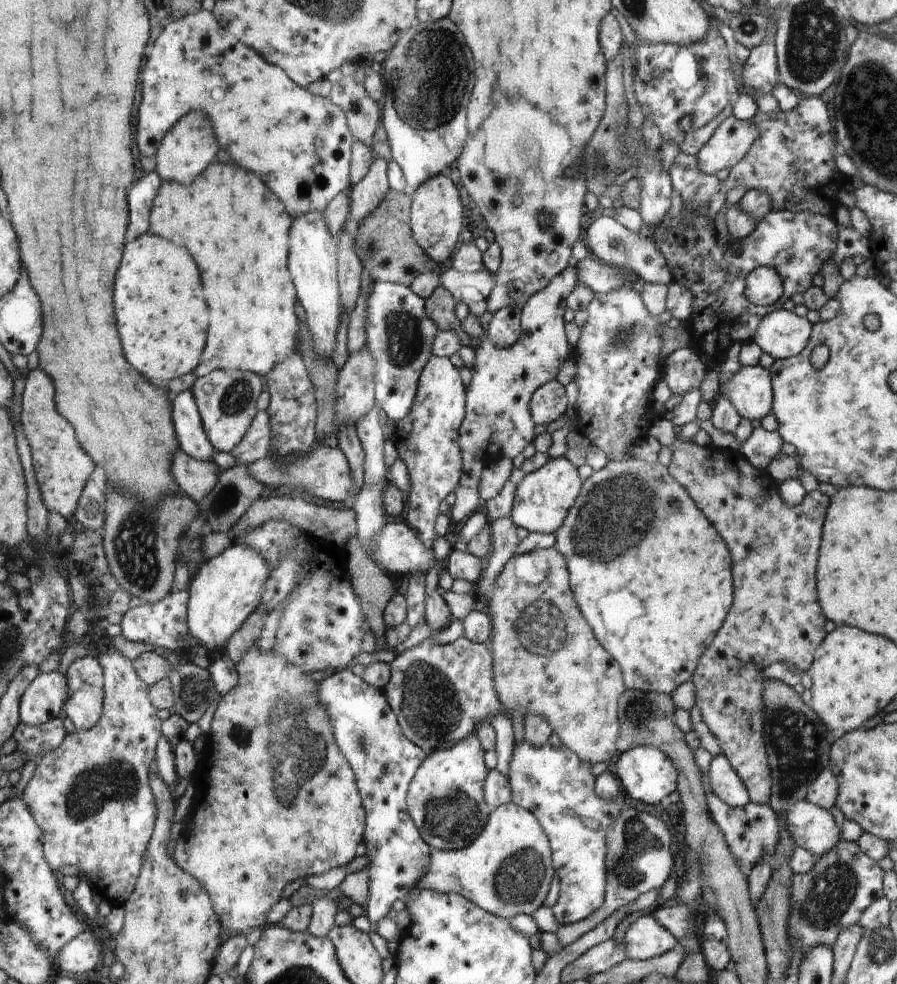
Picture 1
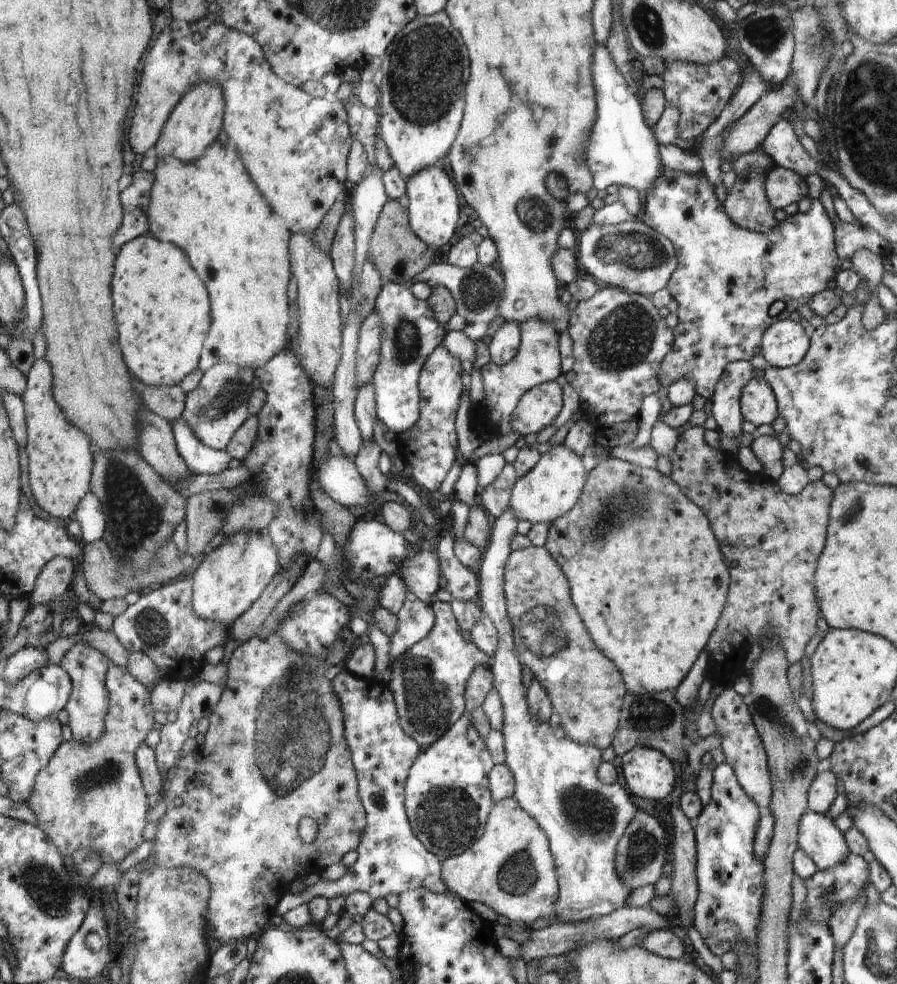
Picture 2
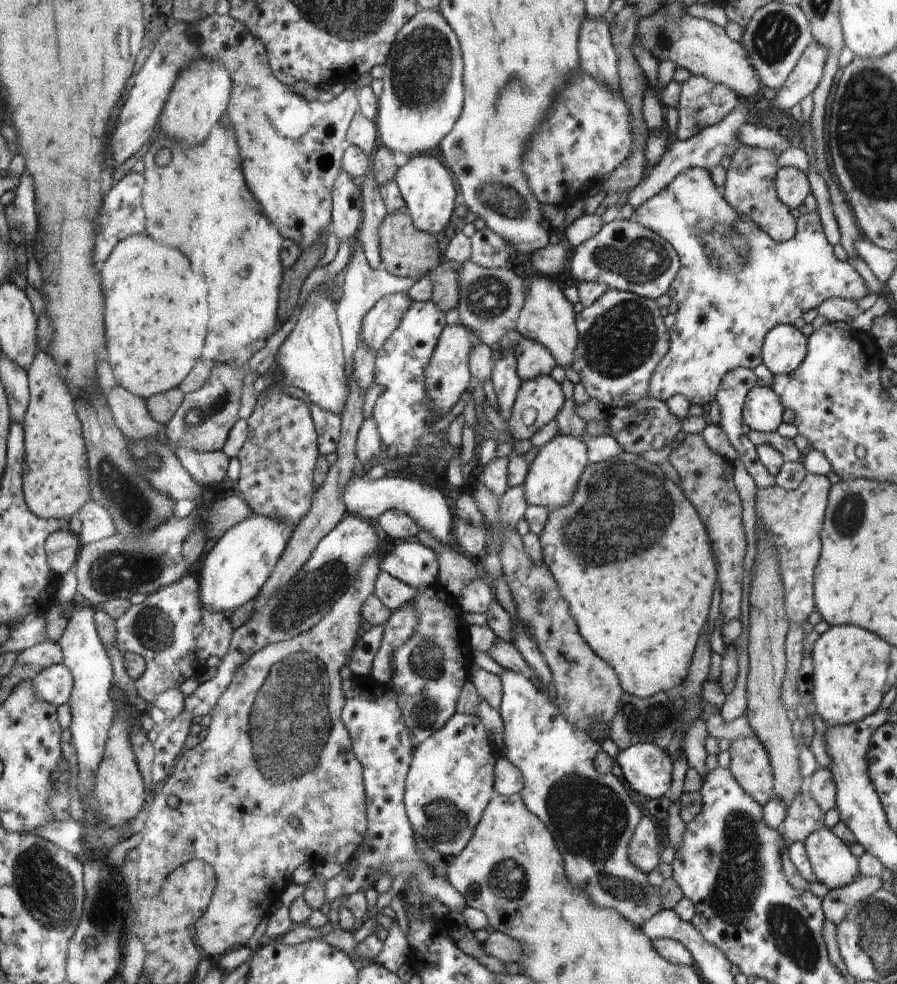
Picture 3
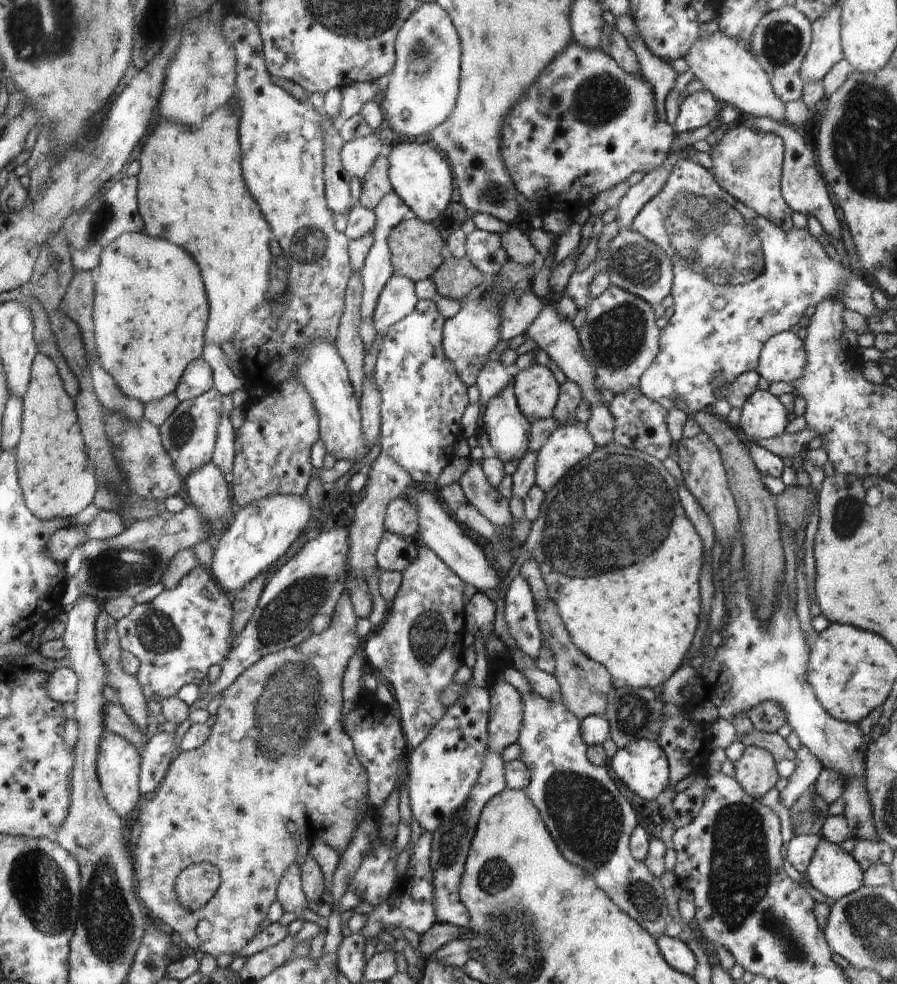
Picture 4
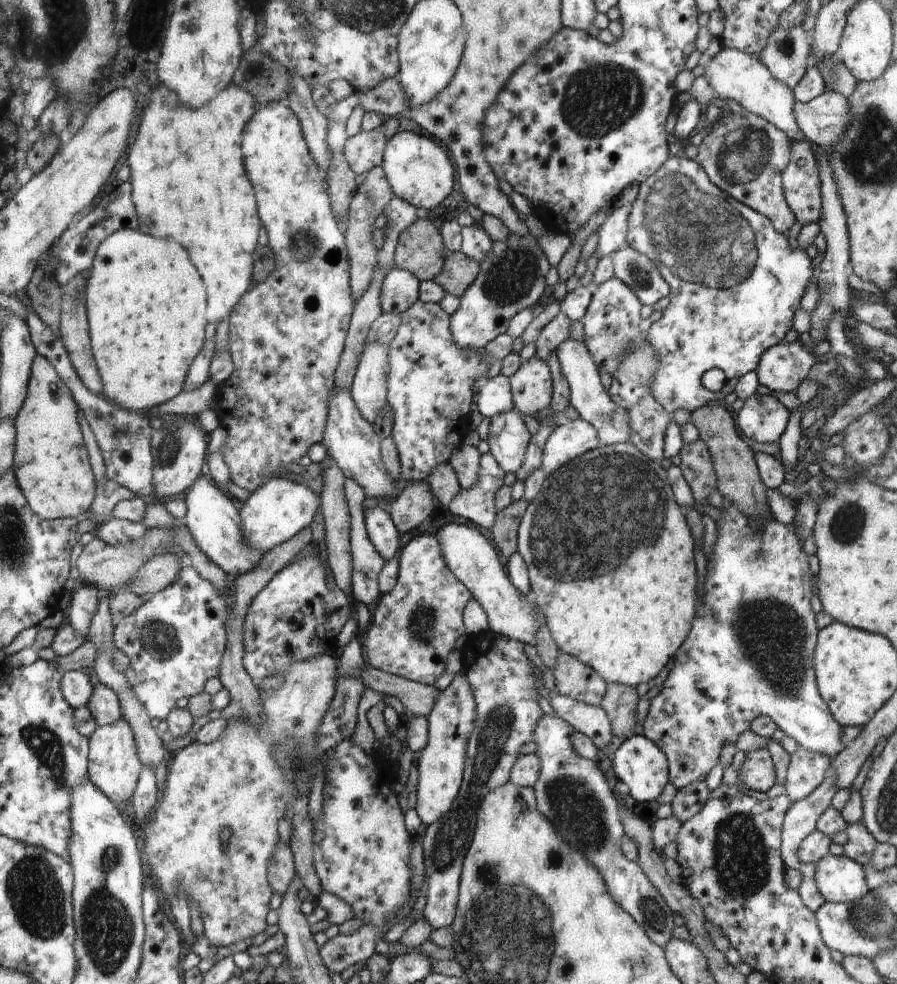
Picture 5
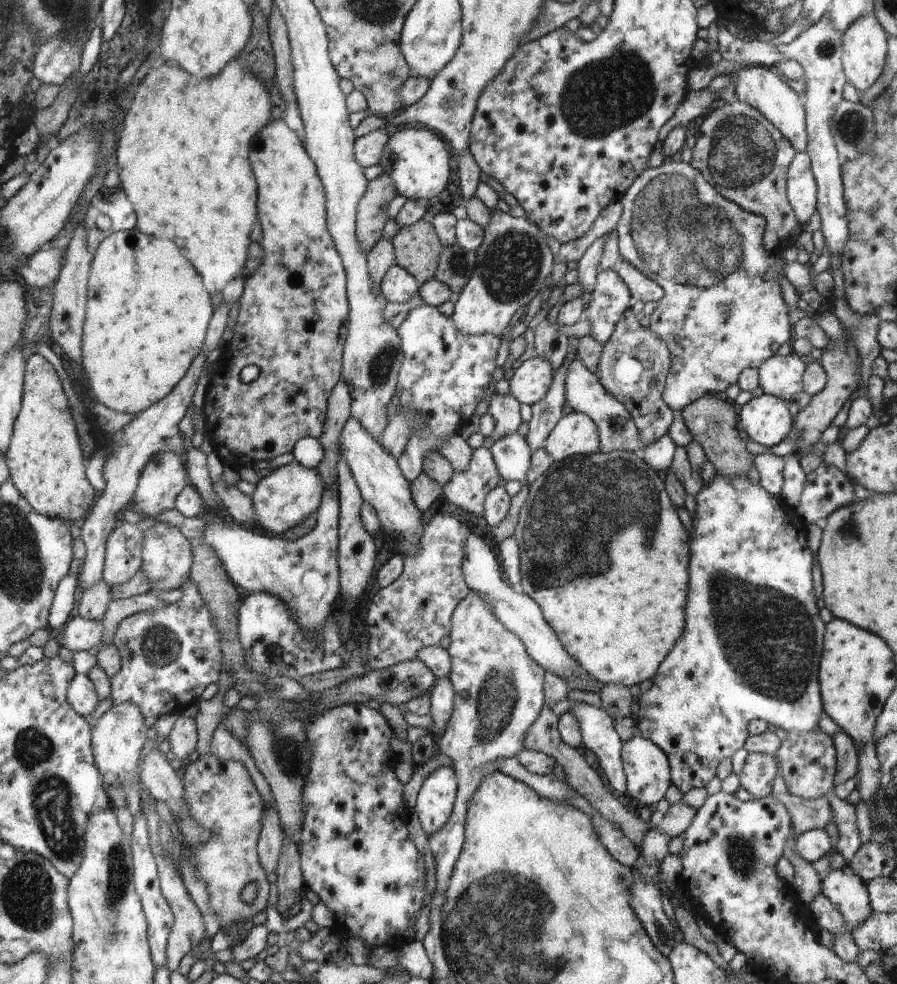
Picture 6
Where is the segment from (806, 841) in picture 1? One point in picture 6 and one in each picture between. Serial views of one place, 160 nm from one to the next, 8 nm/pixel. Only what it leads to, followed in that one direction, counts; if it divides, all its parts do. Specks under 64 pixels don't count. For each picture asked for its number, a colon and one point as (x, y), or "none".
2: (818, 836)
3: (833, 864)
4: (835, 873)
5: (839, 879)
6: (846, 890)

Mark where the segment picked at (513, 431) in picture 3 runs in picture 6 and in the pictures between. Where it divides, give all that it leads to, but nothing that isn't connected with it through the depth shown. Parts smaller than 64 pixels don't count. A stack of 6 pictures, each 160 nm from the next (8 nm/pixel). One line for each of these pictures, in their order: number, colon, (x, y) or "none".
4: (536, 391)
5: (531, 384)
6: (530, 382)

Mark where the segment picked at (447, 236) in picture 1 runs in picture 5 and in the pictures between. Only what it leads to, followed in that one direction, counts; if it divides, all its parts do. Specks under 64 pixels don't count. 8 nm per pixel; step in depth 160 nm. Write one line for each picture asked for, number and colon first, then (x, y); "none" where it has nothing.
2: (433, 206)
3: (425, 185)
4: (419, 175)
5: (418, 169)

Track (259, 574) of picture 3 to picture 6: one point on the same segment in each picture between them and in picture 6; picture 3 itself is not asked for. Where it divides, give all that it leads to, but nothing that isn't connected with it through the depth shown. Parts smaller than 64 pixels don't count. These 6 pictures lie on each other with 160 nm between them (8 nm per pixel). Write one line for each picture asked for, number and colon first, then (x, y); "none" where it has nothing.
4: (259, 534)
5: (281, 508)
6: (285, 496)

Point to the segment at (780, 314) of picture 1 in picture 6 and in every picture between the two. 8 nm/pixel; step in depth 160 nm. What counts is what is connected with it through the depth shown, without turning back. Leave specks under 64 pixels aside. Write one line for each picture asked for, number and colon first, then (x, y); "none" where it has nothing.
2: (785, 343)
3: (784, 349)
4: (783, 359)
5: (782, 368)
6: (781, 376)

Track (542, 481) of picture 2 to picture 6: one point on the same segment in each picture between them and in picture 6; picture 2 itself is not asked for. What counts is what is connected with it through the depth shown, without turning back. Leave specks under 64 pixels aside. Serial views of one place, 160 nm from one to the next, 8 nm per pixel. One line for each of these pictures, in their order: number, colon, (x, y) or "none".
3: (553, 478)
4: (569, 444)
5: (567, 442)
6: (576, 433)

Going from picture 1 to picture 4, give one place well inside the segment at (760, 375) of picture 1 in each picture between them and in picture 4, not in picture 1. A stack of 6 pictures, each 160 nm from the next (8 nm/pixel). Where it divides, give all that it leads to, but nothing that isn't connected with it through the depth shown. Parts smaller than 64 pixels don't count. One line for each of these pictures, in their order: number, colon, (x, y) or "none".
2: (758, 404)
3: (762, 410)
4: (762, 416)

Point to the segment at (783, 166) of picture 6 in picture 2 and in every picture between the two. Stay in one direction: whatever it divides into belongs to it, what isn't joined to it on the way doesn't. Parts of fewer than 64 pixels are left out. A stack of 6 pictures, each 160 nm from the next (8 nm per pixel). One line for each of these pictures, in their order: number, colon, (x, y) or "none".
2: (746, 203)
3: (750, 178)
4: (748, 163)
5: (743, 154)

